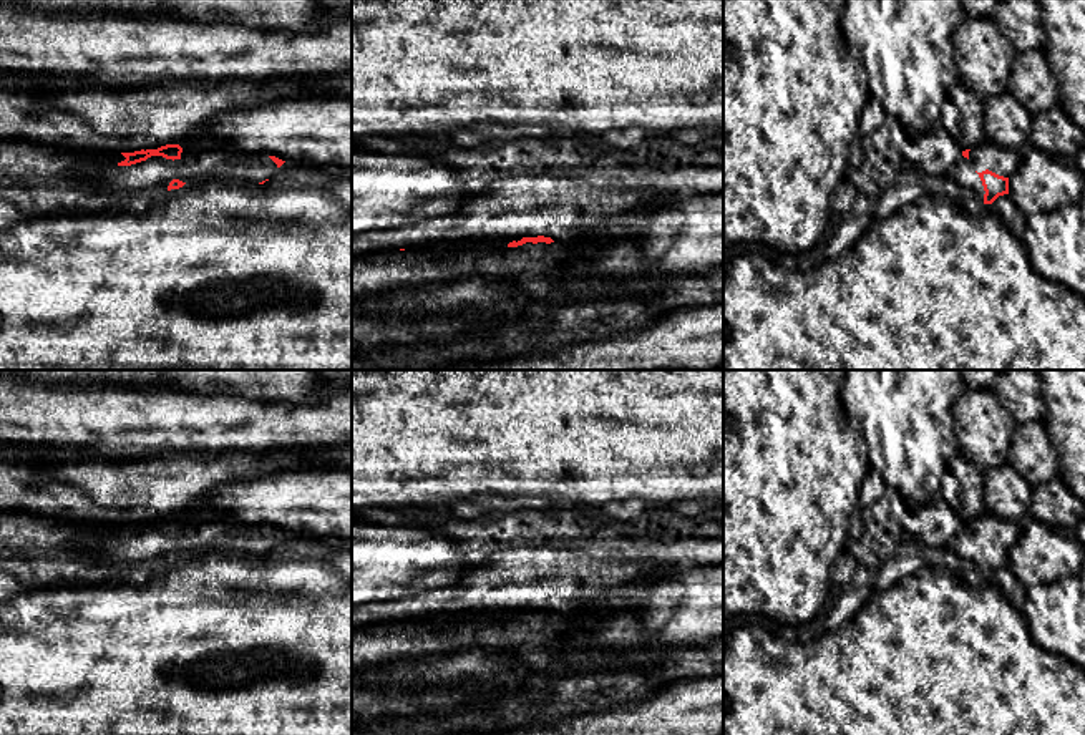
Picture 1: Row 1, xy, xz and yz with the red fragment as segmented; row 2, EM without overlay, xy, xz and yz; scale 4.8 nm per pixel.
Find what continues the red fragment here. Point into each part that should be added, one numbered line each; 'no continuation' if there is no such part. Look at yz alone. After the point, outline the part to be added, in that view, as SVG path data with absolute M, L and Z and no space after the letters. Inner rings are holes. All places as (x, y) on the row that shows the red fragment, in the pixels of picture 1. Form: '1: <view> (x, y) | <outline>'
1: yz (986, 155) | M984 139L969 151L967 158L962 156L959 159L949 184L954 191L969 196L979 204L984 202L985 194L979 174L989 169L999 176L1010 178L1019 163L1019 151L1005 149Z

